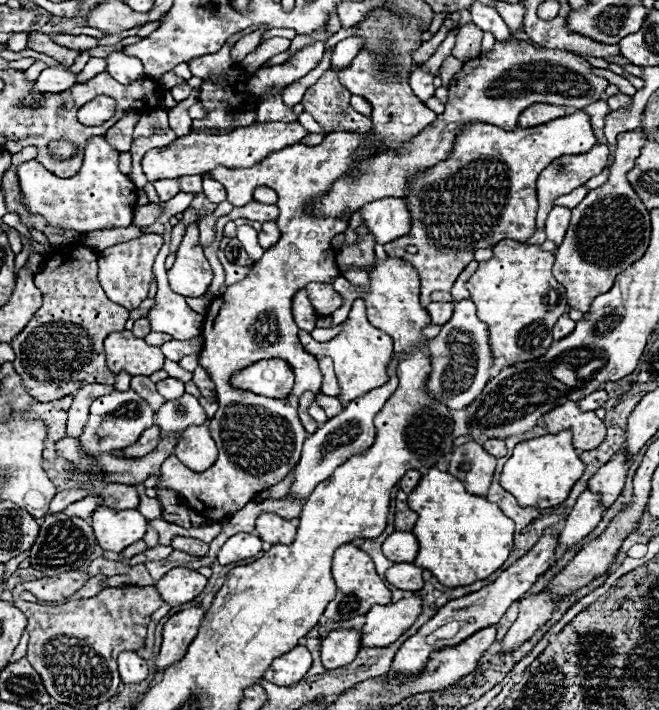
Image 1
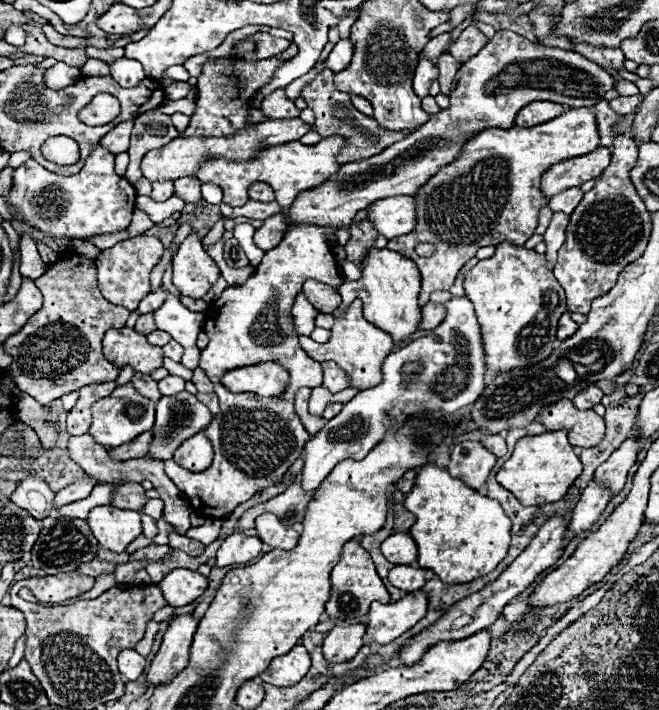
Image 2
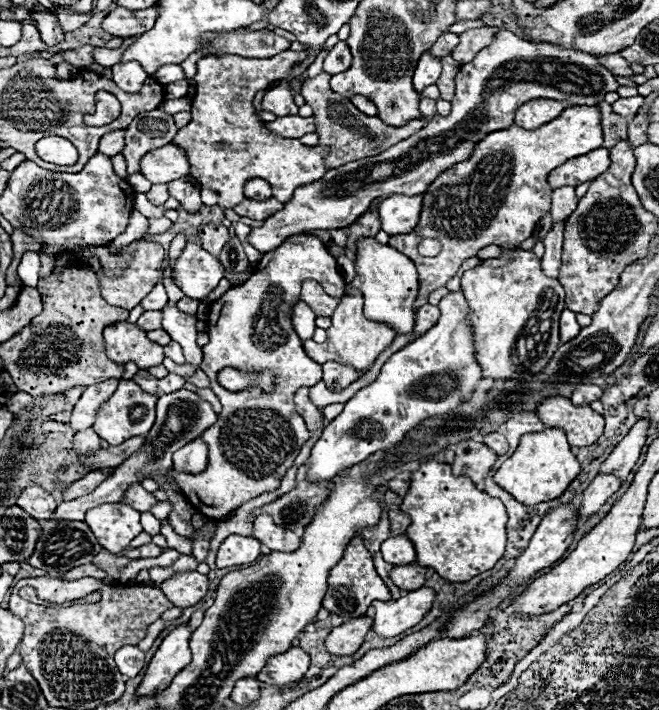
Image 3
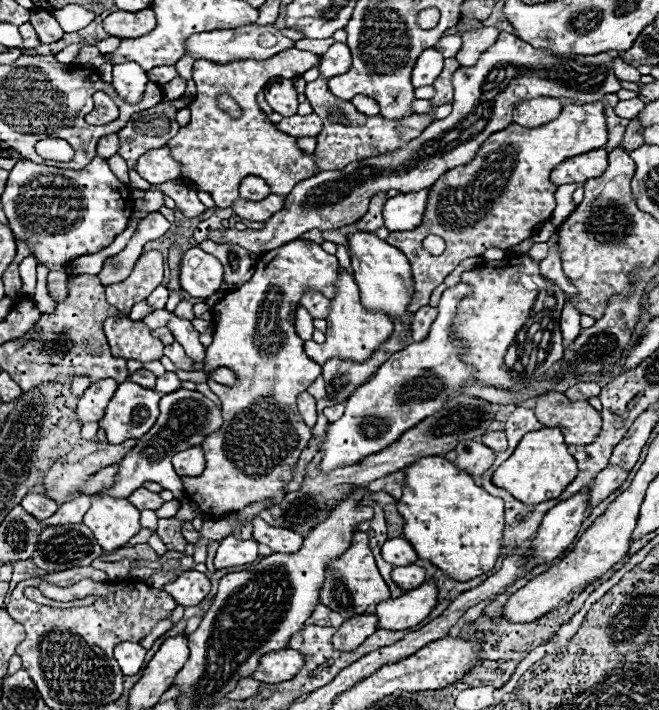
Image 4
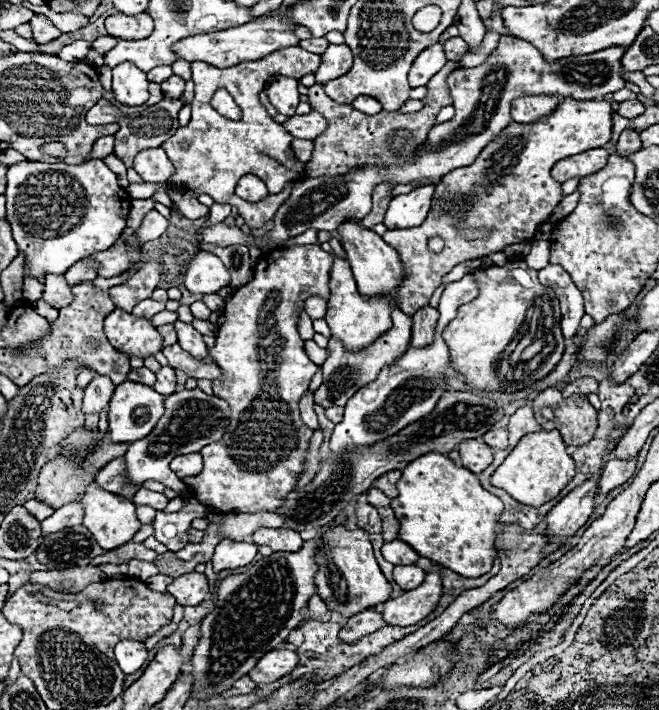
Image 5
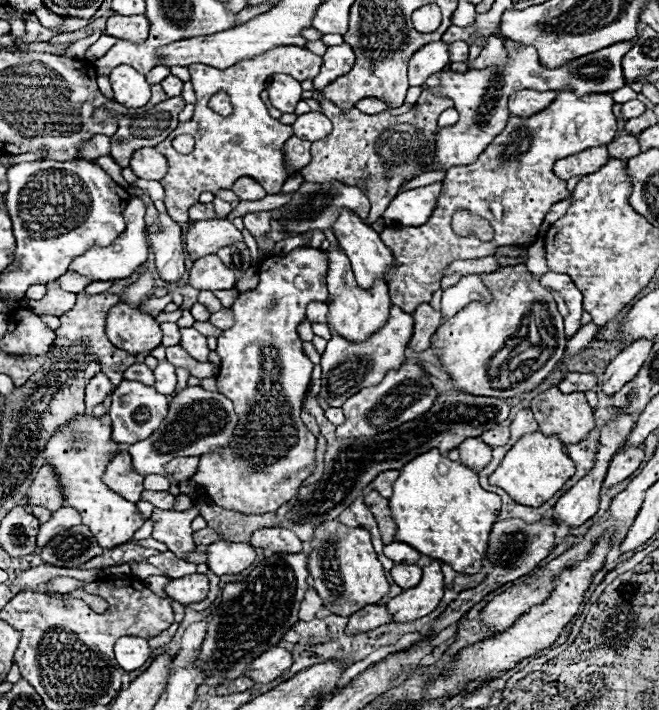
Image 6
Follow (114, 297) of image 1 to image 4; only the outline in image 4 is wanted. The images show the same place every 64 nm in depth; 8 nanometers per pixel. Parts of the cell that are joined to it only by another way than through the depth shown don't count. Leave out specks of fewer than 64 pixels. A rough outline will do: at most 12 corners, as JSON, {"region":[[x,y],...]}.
{"region":[[142,254],[132,274],[106,286],[106,300],[122,314],[162,282],[164,258]]}

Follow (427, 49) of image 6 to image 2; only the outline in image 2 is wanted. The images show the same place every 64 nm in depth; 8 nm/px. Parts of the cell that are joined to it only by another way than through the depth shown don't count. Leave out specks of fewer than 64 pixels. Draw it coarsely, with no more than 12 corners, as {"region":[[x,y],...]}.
{"region":[[420,58],[414,72],[414,92],[428,96],[438,78],[436,62]]}

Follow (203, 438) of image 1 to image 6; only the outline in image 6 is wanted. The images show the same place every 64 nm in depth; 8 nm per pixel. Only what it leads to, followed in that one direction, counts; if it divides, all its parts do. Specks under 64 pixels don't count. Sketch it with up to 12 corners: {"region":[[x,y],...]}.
{"region":[[174,458],[164,464],[172,480],[184,482],[198,472],[200,458]]}

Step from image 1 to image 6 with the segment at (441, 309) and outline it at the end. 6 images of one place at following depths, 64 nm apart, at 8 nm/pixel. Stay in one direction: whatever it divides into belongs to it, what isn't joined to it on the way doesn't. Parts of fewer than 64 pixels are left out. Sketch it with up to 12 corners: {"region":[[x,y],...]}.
{"region":[[430,304],[414,312],[414,334],[408,344],[414,352],[430,348],[442,314]]}

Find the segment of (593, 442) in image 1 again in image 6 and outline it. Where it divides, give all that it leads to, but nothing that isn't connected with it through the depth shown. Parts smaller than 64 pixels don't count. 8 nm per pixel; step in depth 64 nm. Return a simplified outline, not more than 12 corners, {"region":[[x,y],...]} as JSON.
{"region":[[540,392],[530,410],[546,436],[580,442],[594,428],[582,392]]}

